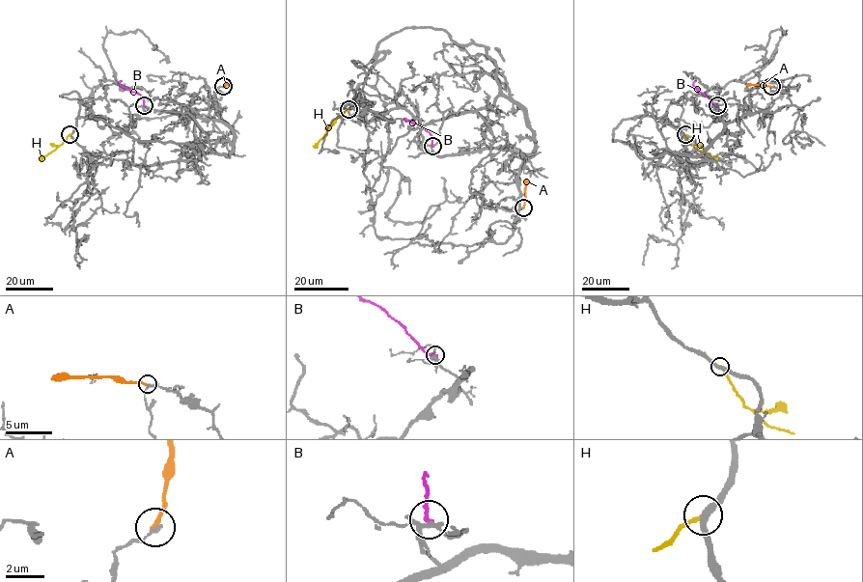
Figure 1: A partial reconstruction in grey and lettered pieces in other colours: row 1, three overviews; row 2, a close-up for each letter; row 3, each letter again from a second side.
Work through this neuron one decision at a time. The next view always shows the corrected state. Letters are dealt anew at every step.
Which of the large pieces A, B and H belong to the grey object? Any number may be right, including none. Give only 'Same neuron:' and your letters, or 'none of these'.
Same neuron: none of these

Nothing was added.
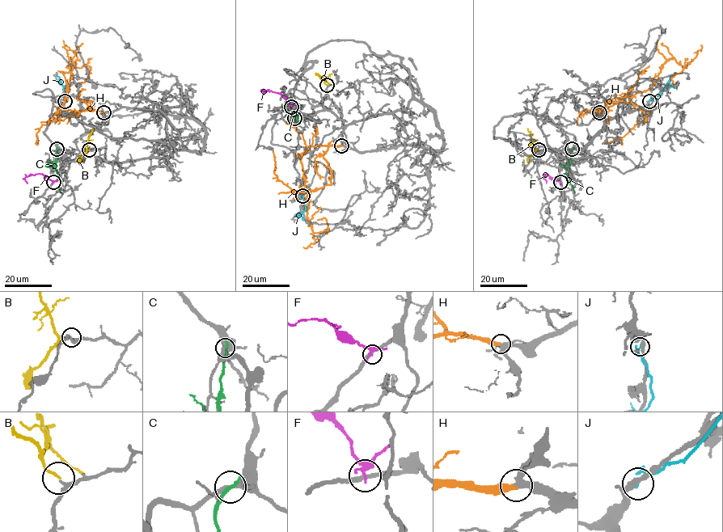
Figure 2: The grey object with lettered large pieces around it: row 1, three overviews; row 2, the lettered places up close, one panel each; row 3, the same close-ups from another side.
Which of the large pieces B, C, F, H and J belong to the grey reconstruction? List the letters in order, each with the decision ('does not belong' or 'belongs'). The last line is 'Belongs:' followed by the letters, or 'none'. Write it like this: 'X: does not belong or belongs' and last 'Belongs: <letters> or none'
B: belongs
C: does not belong
F: does not belong
H: belongs
J: does not belong
Belongs: B, H

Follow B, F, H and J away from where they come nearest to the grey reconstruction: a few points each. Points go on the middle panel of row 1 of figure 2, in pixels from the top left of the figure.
B: (327, 85), (324, 78), (331, 74)
F: (291, 107), (279, 93), (260, 90), (265, 92)
H: (341, 145), (307, 147), (301, 158), (308, 204), (307, 218), (314, 232), (327, 230), (324, 217), (317, 220)
J: (302, 196), (305, 210), (294, 217)

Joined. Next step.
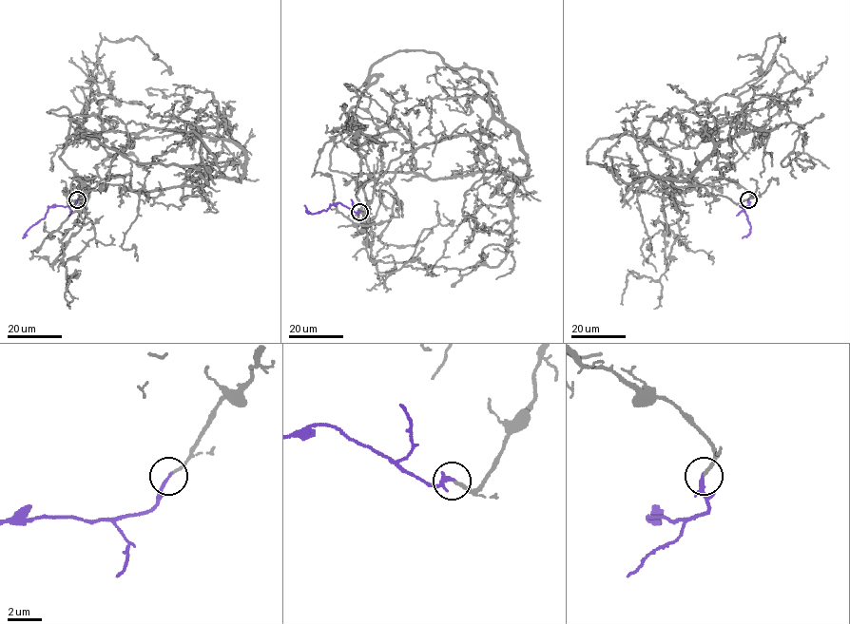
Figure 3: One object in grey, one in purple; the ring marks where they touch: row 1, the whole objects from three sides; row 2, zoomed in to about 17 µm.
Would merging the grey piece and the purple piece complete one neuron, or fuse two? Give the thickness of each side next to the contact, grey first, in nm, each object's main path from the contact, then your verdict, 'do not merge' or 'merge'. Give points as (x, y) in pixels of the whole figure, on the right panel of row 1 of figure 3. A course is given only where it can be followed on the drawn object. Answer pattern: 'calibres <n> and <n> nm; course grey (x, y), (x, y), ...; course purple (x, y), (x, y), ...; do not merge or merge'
calibres 160 and 220 nm; course grey (748, 199), (668, 176), (667, 233), (682, 163), (648, 128), (747, 91), (781, 37), (750, 73); course purple (748, 199), (749, 205), (740, 206), (750, 227), (749, 233), (743, 237); merge

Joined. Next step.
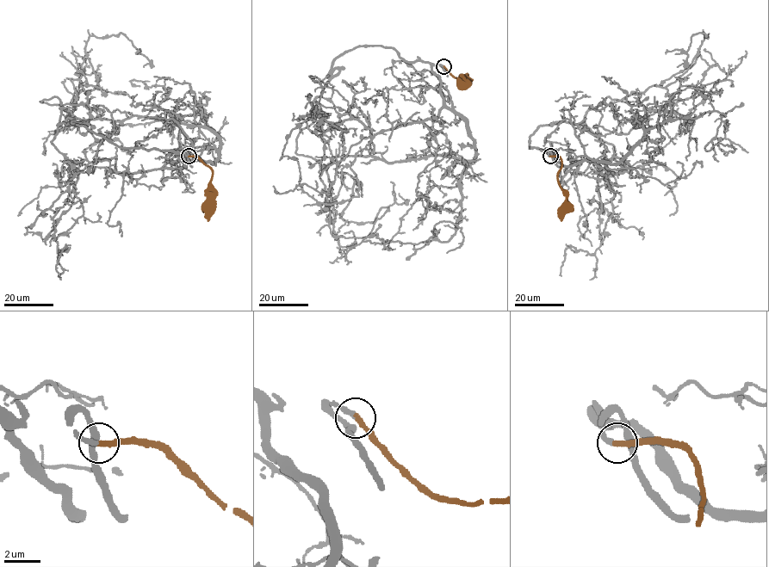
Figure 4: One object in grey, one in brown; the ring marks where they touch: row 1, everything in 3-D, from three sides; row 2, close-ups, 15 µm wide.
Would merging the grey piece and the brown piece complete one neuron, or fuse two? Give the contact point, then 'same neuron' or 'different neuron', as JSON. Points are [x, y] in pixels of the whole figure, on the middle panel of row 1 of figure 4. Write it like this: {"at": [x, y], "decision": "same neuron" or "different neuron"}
{"at": [443, 66], "decision": "same neuron"}

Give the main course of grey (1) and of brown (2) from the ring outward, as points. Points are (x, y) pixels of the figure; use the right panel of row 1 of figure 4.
1: (550, 157), (530, 147), (540, 126), (583, 123), (599, 105), (674, 83), (704, 33), (691, 37), (677, 66)
2: (550, 157), (561, 159), (562, 167), (558, 178), (559, 185), (567, 191), (565, 206)

